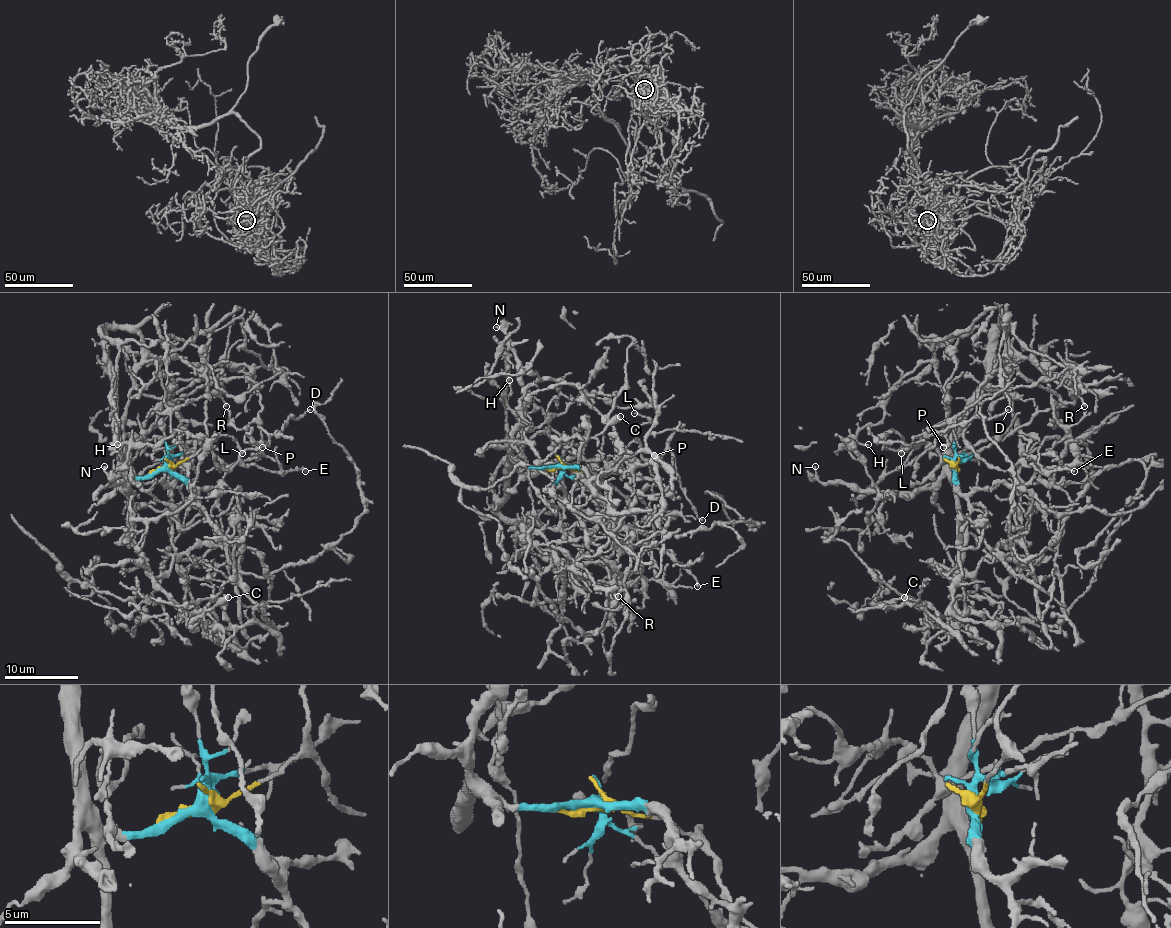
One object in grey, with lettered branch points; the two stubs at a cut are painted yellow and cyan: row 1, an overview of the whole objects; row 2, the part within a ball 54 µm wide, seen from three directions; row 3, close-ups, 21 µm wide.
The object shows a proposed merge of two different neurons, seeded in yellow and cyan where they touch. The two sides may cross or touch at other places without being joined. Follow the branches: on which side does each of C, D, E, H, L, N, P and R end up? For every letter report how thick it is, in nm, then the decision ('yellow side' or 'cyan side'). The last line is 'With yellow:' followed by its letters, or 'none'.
C: 600 nm | cyan side
D: 130 nm | yellow side
E: 170 nm | yellow side
H: 160 nm | cyan side
L: 140 nm | yellow side
N: 150 nm | cyan side
P: 220 nm | yellow side
R: 180 nm | cyan side
With yellow: D, E, L, P

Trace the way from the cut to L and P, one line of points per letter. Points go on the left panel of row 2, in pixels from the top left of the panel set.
L: (162, 468), (206, 438), (206, 355), (171, 402), (249, 376), (262, 403), (245, 437), (256, 448), (241, 453)
P: (162, 468), (206, 438), (206, 355), (171, 402), (249, 376), (262, 387), (262, 448)

